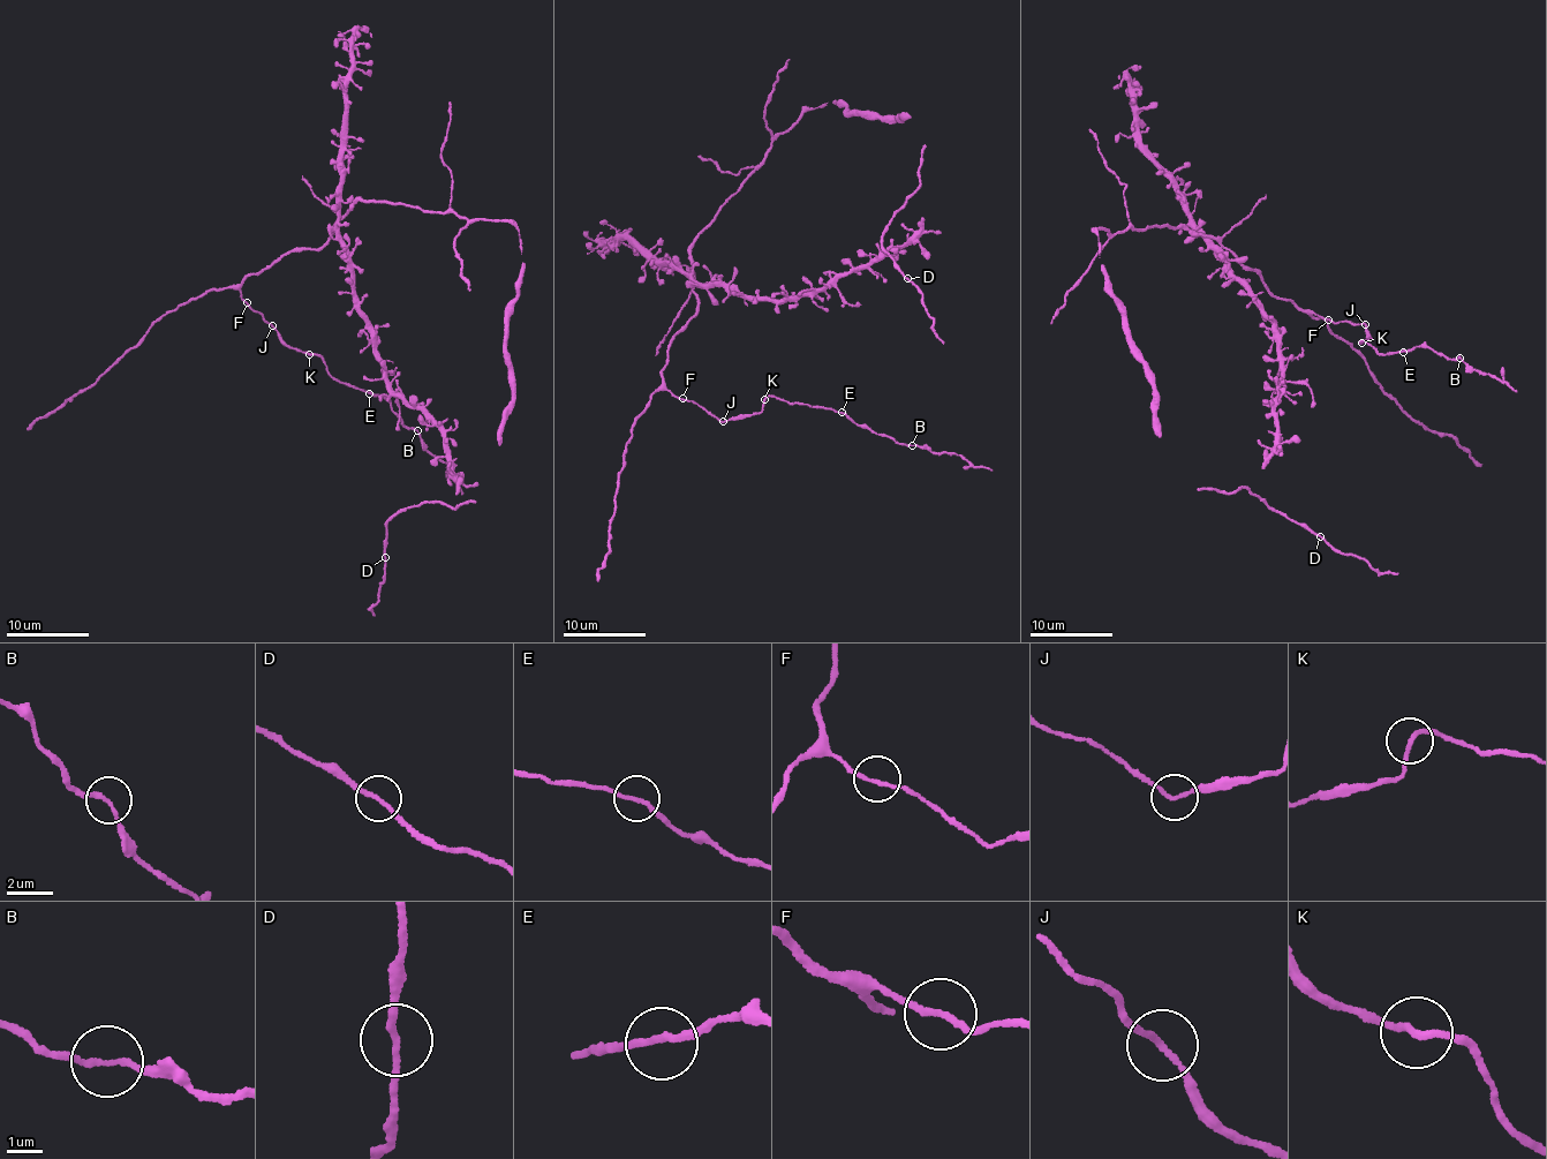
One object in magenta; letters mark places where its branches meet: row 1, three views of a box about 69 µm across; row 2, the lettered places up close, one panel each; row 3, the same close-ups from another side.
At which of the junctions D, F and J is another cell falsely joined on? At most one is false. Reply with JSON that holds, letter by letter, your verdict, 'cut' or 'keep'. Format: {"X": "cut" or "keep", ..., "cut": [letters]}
{"D": "keep", "F": "keep", "J": "keep", "cut": []}

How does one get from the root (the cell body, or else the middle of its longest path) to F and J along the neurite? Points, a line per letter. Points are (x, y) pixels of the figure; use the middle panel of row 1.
F: (707, 288), (692, 288), (699, 302), (696, 314), (672, 339), (662, 374), (662, 388), (683, 398)
J: (707, 288), (692, 288), (699, 302), (696, 314), (672, 339), (662, 374), (662, 388), (700, 404), (723, 421)

